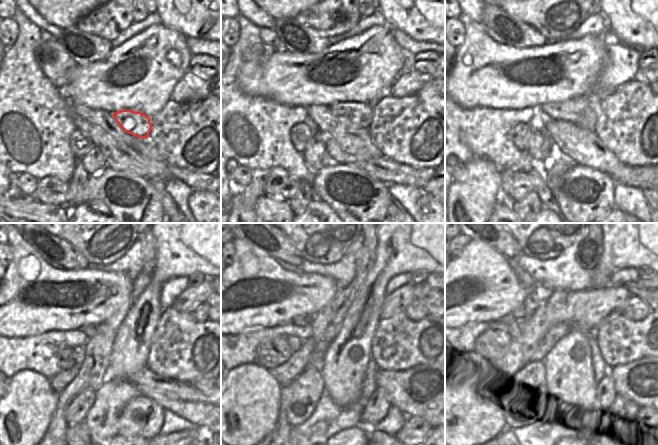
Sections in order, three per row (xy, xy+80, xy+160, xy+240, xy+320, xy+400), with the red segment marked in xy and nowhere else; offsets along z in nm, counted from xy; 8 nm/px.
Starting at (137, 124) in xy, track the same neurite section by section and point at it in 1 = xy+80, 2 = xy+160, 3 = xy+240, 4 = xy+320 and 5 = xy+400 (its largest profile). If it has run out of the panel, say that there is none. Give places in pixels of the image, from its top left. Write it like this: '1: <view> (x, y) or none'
1: xy+80 (359, 114)
2: xy+160 (572, 110)
3: xy+240 (90, 331)
4: xy+320 (299, 320)
5: xy+400 (518, 313)

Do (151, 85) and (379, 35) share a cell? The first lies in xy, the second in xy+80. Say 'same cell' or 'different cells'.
same cell

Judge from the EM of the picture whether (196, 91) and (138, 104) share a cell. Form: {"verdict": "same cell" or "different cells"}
{"verdict": "different cells"}

